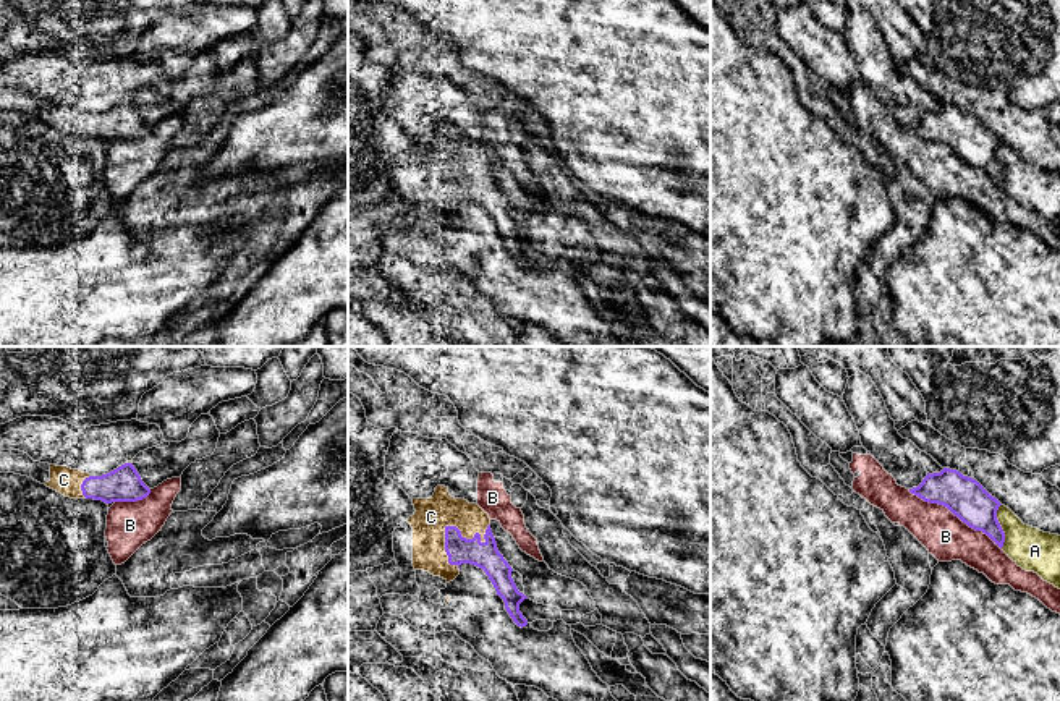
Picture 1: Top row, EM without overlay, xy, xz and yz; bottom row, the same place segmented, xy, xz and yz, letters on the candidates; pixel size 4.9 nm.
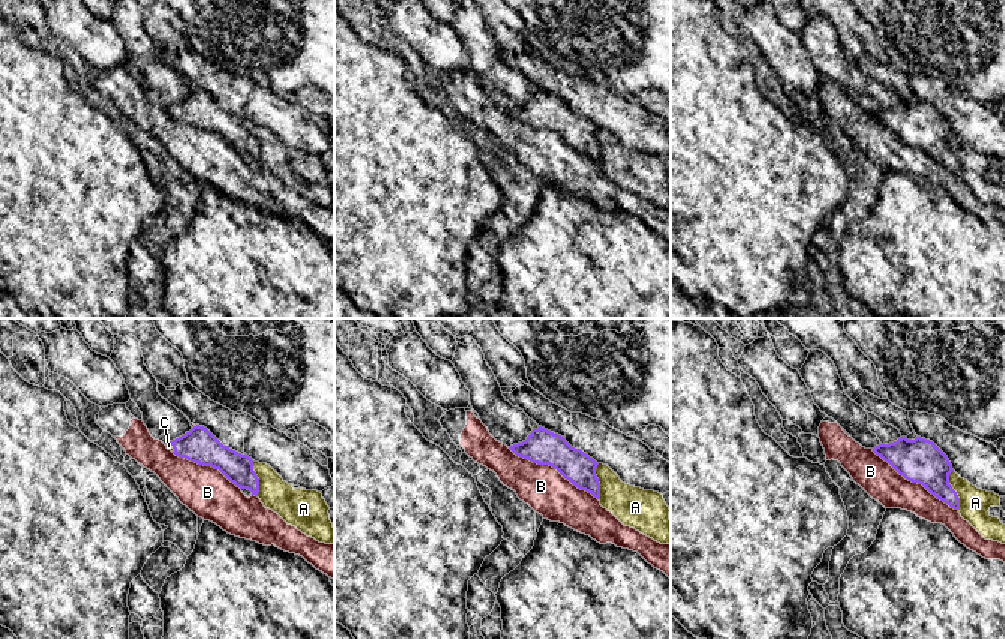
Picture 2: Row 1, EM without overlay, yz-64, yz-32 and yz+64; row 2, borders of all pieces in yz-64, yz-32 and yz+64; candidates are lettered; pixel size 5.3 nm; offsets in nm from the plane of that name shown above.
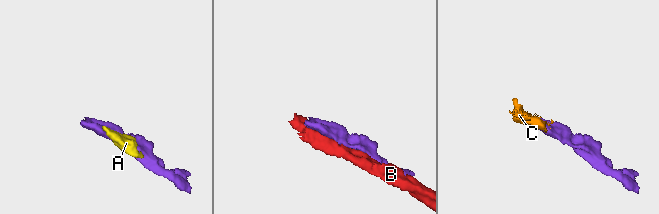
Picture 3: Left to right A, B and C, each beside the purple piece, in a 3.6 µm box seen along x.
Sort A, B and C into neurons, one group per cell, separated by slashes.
A / B / C

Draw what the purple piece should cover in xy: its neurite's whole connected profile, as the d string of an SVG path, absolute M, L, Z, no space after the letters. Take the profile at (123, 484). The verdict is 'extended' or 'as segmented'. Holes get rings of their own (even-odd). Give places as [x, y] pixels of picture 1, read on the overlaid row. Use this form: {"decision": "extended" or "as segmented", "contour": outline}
{"decision": "extended", "contour": "M0 450L0 473L15 473L32 478L70 499L94 499L105 503L138 502L151 494L133 460L117 469L92 476L68 466L34 461L19 450Z"}

